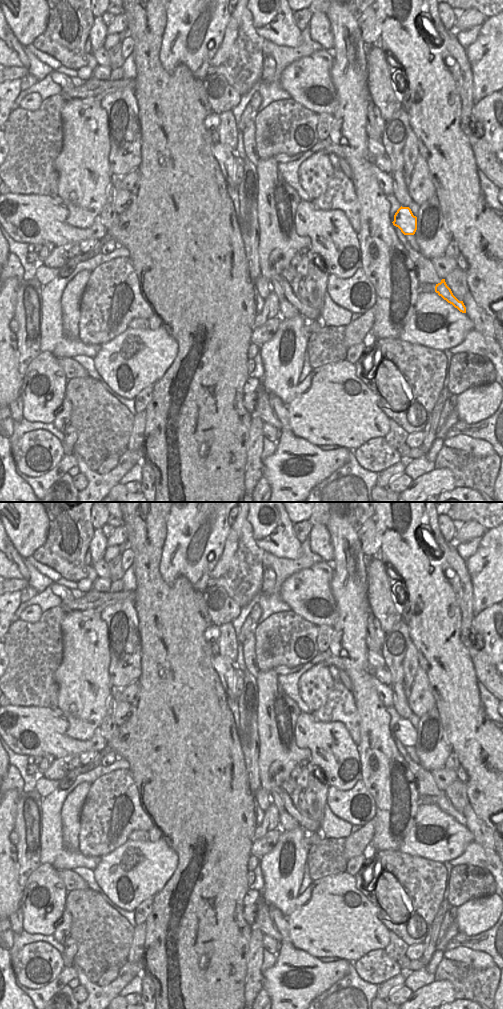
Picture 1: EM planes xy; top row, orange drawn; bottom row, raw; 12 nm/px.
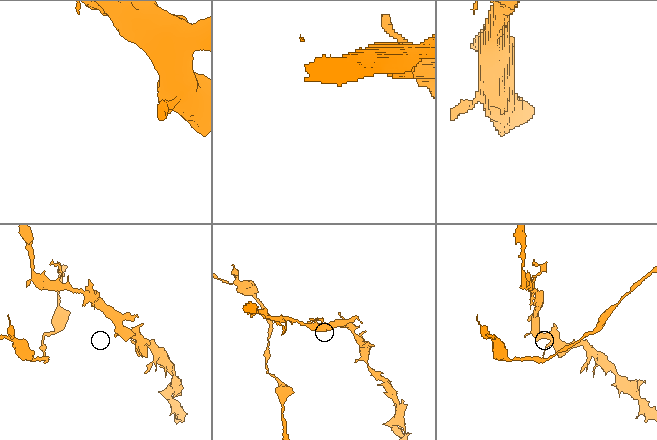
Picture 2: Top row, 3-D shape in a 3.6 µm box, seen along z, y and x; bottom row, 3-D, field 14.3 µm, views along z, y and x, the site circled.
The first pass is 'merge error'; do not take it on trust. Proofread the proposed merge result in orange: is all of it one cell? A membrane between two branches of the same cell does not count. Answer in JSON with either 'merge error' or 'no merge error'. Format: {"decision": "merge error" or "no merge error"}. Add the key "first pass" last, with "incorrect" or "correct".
{"decision": "no merge error", "first pass": "incorrect"}

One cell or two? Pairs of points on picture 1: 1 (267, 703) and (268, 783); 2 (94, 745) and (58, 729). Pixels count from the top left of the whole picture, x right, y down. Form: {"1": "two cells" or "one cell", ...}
{"1": "one cell", "2": "one cell"}

